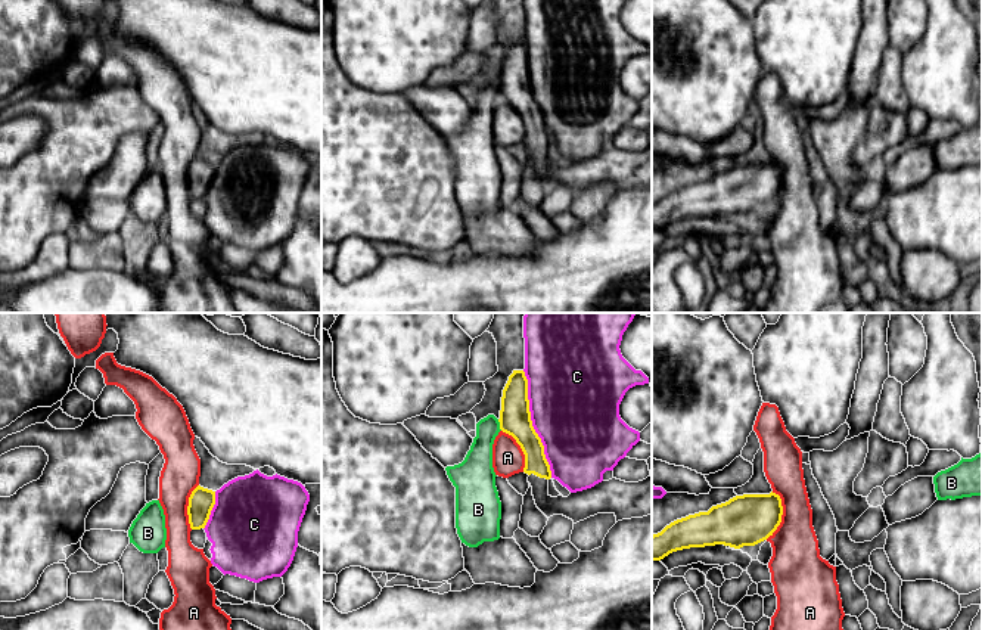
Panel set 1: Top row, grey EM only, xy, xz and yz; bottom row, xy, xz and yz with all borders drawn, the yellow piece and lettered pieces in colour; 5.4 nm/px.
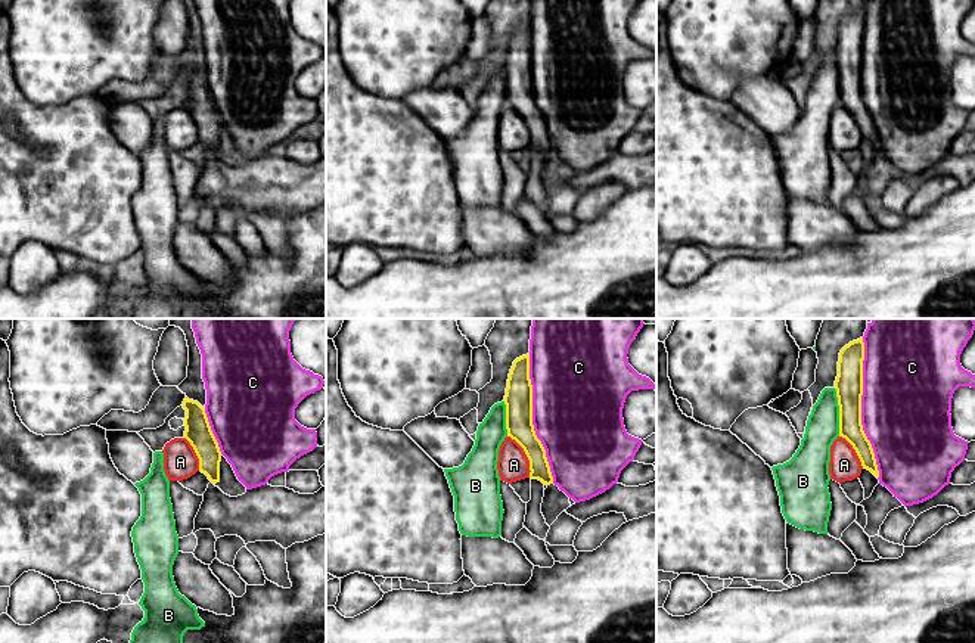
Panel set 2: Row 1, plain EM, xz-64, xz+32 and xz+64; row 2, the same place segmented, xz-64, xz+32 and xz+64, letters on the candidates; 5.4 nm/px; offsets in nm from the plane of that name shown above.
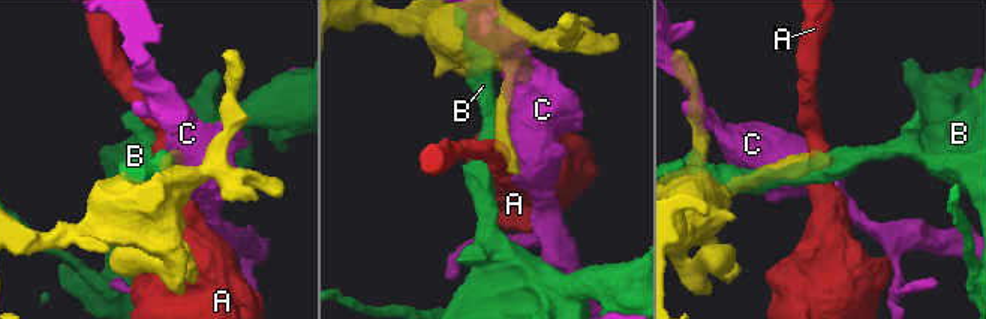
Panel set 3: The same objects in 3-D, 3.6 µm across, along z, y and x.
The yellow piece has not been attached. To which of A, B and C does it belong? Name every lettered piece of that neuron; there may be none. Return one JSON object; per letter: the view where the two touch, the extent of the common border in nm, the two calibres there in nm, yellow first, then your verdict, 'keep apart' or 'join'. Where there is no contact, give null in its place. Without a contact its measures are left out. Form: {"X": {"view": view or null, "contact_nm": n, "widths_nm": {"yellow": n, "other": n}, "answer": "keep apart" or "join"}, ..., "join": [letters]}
{"A": {"view": "yz", "contact_nm": 260, "widths_nm": {"yellow": 280, "other": 260}, "answer": "keep apart"}, "B": {"view": "xz", "contact_nm": 70, "widths_nm": {"yellow": 180, "other": 160}, "answer": "keep apart"}, "C": {"view": "xz", "contact_nm": 600, "widths_nm": {"yellow": 180, "other": 480}, "answer": "keep apart"}, "join": []}

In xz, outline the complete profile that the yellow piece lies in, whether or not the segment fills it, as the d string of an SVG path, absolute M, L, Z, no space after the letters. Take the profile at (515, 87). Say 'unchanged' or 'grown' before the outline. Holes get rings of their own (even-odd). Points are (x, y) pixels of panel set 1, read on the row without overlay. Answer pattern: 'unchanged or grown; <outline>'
grown; M513 40L503 59L500 99L512 105L525 124L523 142L532 156L537 177L547 186L563 184L574 193L597 183L613 183L616 192L643 187L652 183L652 145L638 152L616 148L602 150L591 158L571 162L568 167L549 164L550 134L541 108L531 90L528 49L523 40Z

